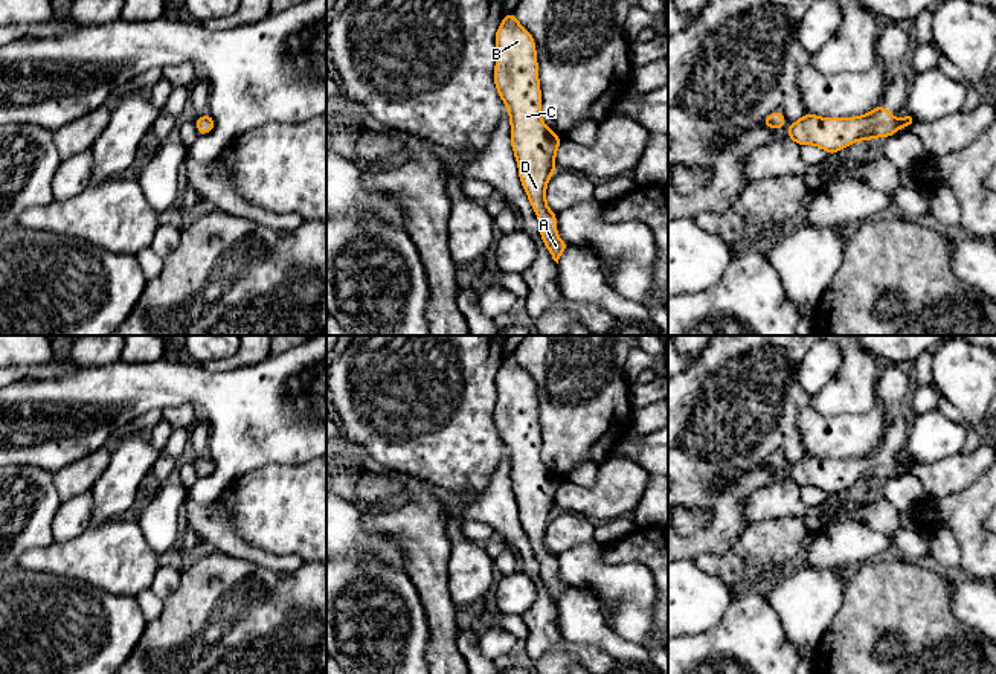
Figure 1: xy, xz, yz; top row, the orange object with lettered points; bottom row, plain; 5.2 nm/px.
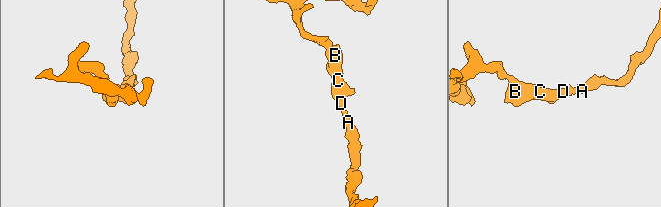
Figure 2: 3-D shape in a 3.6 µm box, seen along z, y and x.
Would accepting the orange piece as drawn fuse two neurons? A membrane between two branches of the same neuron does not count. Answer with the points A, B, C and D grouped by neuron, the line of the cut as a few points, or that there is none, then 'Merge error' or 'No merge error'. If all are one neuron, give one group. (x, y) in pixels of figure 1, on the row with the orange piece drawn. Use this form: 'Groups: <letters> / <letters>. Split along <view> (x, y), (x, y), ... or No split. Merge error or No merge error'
Groups: A B C D. No split. No merge error

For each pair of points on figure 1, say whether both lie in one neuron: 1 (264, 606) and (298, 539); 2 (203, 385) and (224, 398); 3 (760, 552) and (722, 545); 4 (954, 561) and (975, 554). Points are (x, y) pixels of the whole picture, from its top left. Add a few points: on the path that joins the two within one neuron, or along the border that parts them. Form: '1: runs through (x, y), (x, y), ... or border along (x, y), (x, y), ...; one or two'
1: border along (307, 560), (310, 561); two
2: runs through (208, 389), (220, 397); one
3: border along (749, 525), (725, 552), (699, 554), (696, 557); two
4: border along (943, 526), (955, 539), (961, 569); two

